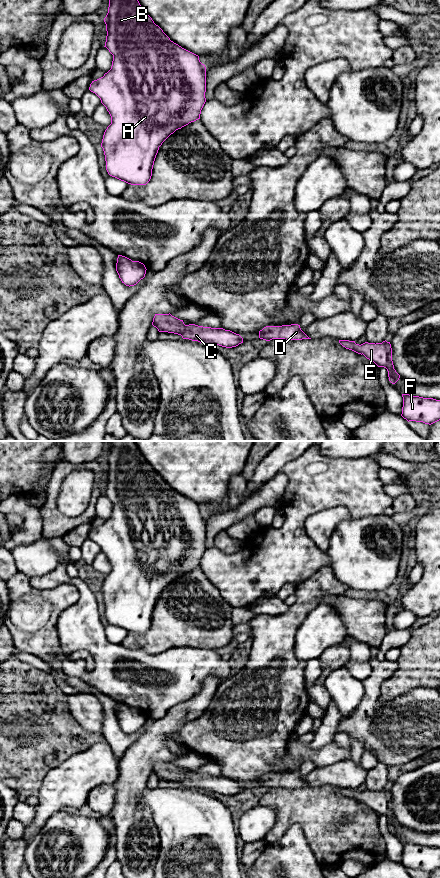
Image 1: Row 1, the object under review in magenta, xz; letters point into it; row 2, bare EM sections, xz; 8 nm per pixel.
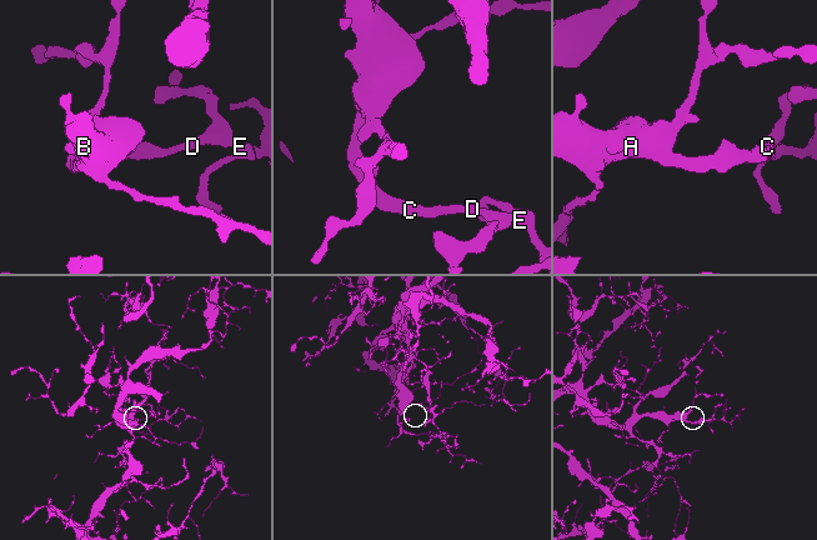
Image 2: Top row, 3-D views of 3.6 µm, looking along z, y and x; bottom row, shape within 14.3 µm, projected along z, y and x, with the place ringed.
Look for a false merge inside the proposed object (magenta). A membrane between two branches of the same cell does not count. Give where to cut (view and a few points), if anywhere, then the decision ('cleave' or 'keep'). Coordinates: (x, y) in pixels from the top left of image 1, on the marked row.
no cut; keep

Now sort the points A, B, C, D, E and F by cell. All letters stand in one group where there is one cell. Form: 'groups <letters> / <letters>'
groups A B C D E F

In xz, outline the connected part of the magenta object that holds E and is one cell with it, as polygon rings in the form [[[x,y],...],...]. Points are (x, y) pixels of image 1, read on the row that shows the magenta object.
[[[339,340],[339,343],[346,349],[352,350],[358,354],[363,354],[367,359],[373,361],[378,367],[384,367],[388,371],[389,381],[395,384],[400,375],[394,369],[392,361],[392,348],[390,342],[386,340],[382,343],[368,343],[361,345],[355,341]]]

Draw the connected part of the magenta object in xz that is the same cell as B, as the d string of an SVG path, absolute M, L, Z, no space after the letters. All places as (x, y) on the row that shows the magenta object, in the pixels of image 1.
M109 0L105 46L113 55L111 69L103 77L92 81L89 90L95 93L111 116L111 124L104 132L103 148L108 174L131 185L146 185L159 147L176 130L200 119L206 102L206 67L199 56L170 40L154 23L138 0Z

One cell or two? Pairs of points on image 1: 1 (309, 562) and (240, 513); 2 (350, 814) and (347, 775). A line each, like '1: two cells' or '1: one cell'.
1: two cells
2: two cells

